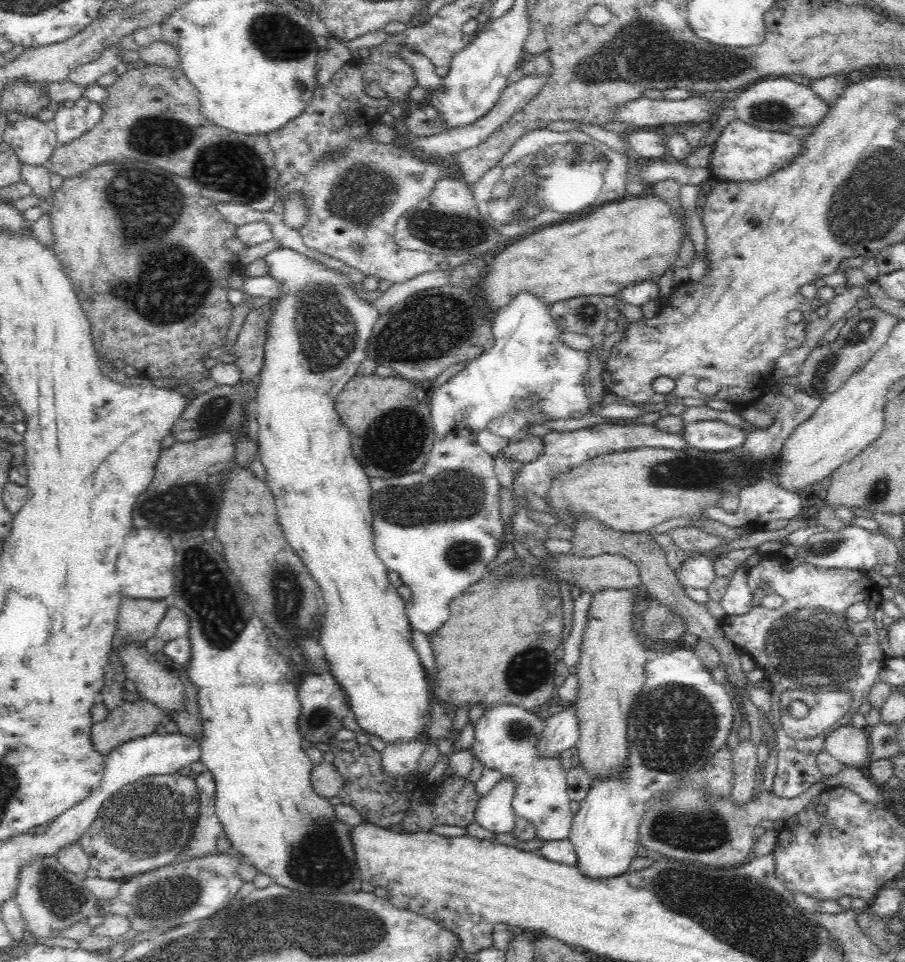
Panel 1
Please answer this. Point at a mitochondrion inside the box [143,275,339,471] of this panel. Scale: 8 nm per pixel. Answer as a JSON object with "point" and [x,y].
{"point":[214,412]}

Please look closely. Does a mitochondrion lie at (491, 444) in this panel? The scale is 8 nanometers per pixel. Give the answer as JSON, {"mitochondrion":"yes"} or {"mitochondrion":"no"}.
{"mitochondrion":"no"}

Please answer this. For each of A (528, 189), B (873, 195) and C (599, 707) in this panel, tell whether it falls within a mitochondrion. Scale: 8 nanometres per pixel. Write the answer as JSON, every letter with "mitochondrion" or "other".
{"A":"mitochondrion","B":"mitochondrion","C":"other"}

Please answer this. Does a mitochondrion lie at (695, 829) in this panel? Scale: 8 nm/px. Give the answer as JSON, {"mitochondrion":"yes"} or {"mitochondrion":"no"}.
{"mitochondrion":"yes"}

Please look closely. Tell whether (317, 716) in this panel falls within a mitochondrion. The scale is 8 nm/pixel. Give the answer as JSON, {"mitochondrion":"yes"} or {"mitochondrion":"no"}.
{"mitochondrion":"yes"}

